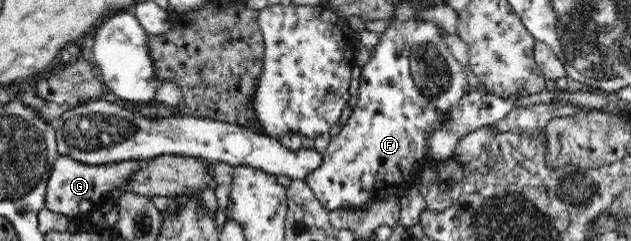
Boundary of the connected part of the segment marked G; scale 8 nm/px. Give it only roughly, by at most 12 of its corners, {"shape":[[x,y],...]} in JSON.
{"shape":[[59,156],[45,207],[69,218],[98,211],[142,160],[94,166]]}

